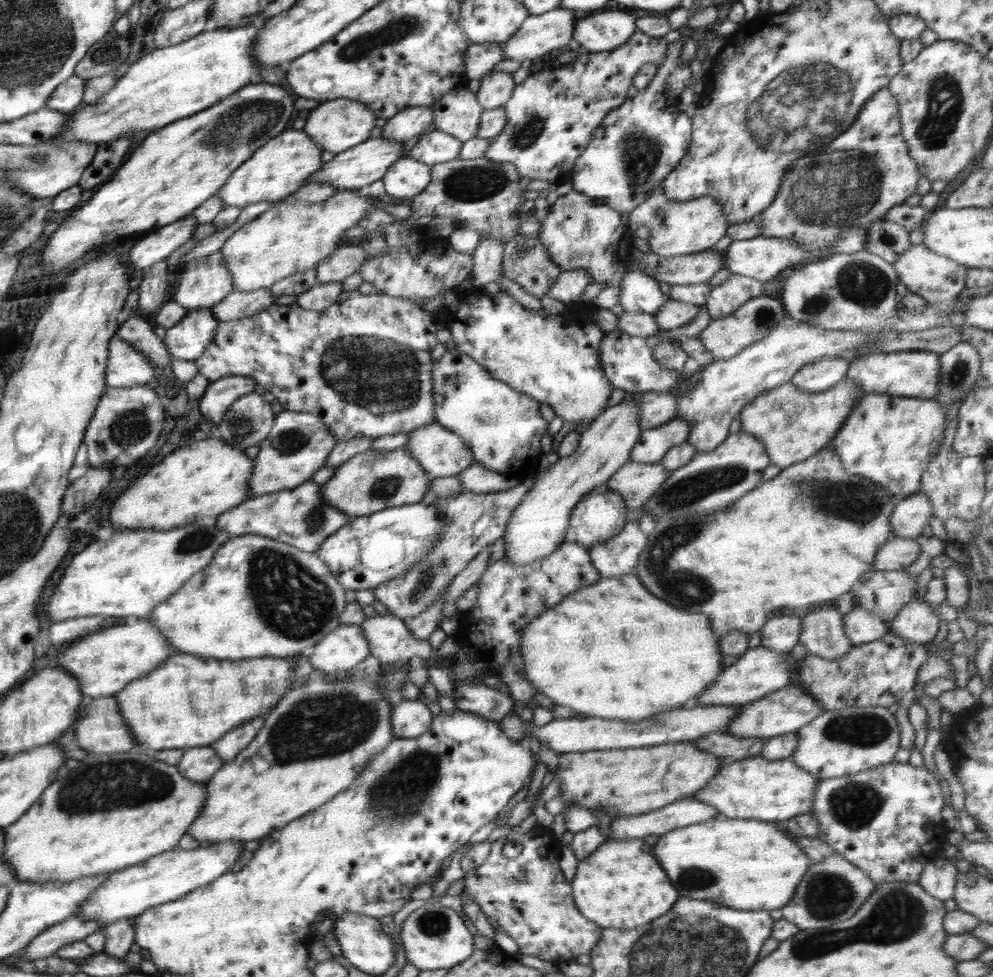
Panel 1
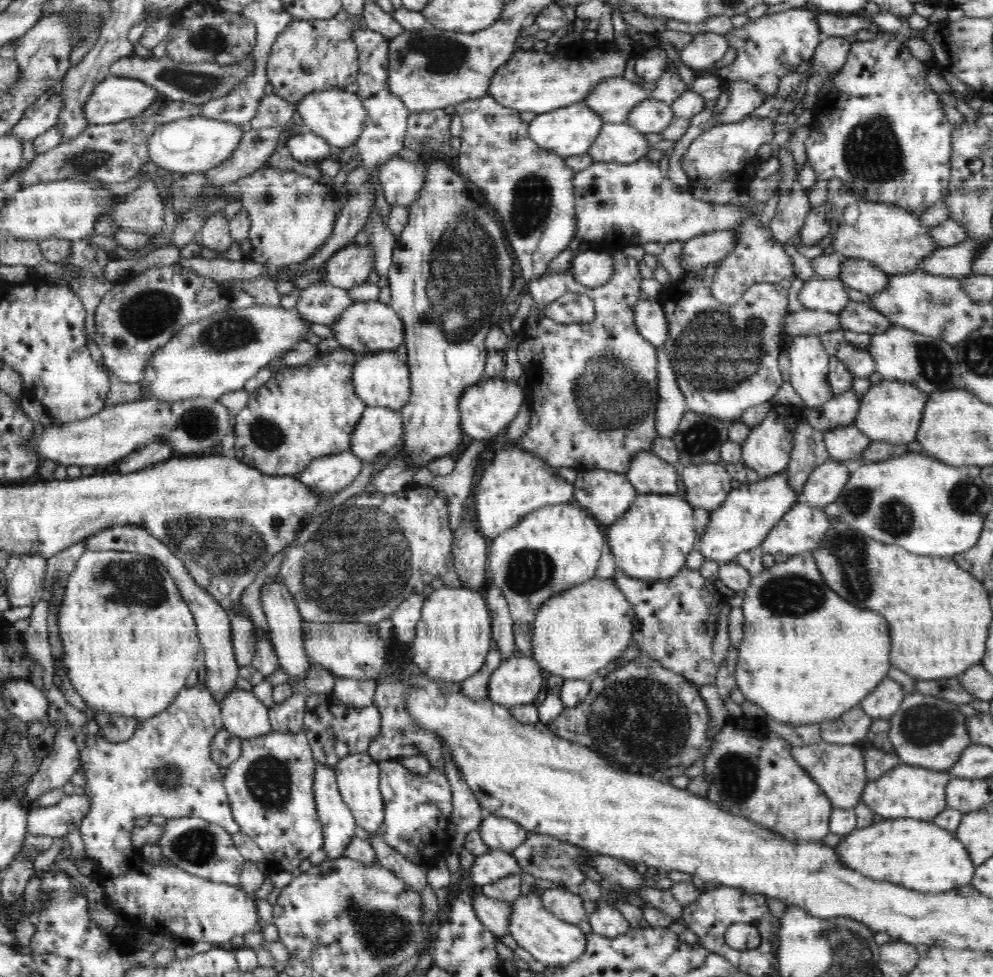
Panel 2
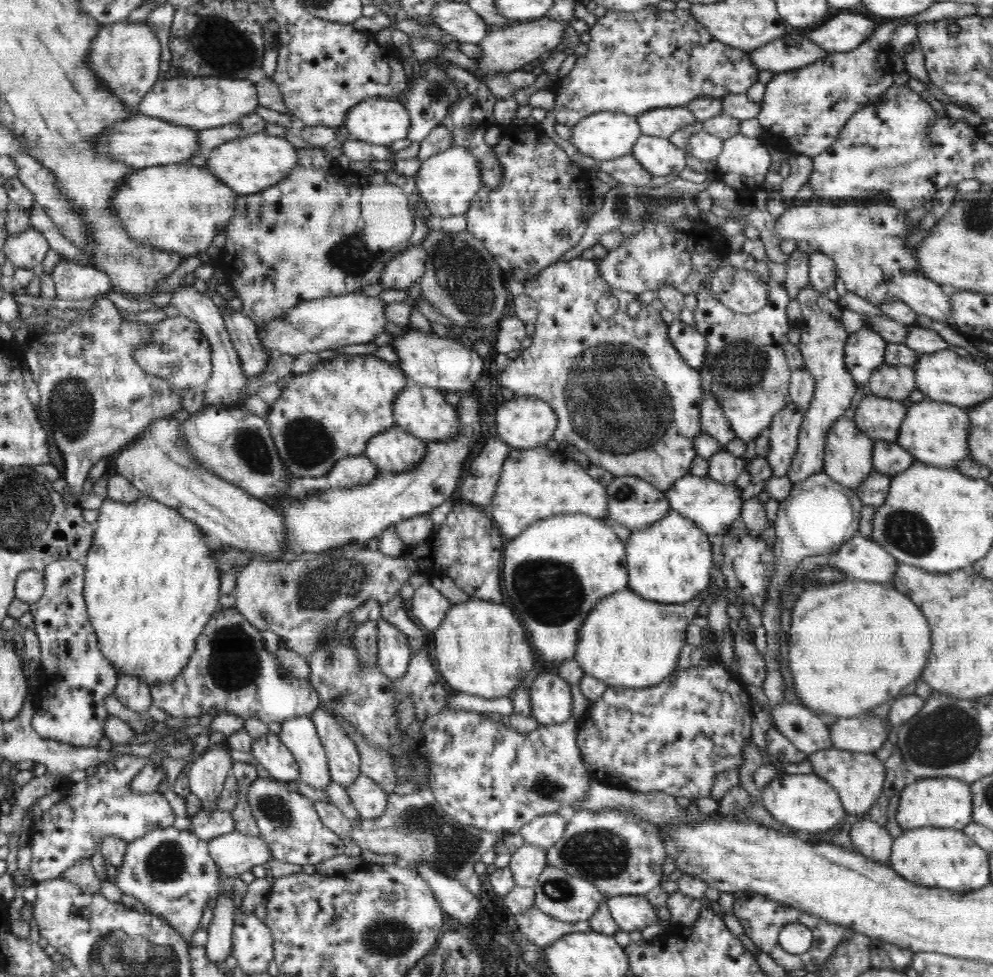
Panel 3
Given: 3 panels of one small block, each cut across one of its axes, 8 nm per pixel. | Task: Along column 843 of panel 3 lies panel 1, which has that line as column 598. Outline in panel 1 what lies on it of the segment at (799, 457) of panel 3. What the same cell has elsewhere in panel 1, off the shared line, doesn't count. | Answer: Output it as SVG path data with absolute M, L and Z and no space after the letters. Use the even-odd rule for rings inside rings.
M471 288L459 293L458 319L456 321L441 320L441 324L448 328L456 344L455 348L470 356L495 379L510 385L517 392L526 394L534 400L546 403L552 407L555 416L563 419L565 426L573 427L577 422L588 427L593 420L606 409L608 400L613 392L610 381L604 375L600 365L600 342L606 333L598 326L592 326L593 314L590 316L590 326L578 332L556 332L556 315L540 313L524 307L508 293L496 289L495 293L474 294Z

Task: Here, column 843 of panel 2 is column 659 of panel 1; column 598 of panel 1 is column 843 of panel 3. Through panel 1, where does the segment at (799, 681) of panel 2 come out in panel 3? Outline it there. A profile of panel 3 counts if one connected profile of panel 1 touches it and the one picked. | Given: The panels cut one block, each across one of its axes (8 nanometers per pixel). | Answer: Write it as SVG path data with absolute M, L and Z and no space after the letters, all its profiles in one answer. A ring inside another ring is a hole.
M846 578L840 582L828 584L806 583L798 595L793 609L791 610L790 628L788 628L788 669L792 673L794 692L798 700L809 709L818 710L826 714L834 714L834 717L850 717L861 713L869 712L873 706L878 706L883 702L891 702L898 697L898 692L908 684L921 679L922 670L926 668L930 649L932 646L931 630L927 618L906 594L896 590L888 583L866 582L858 579Z

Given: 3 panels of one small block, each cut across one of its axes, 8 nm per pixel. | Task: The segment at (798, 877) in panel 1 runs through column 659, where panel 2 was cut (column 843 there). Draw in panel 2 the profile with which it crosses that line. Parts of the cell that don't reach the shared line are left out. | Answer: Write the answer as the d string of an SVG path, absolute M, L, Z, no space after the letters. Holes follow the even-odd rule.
M886 819L886 822L856 828L844 835L836 851L840 862L848 864L852 870L918 892L949 892L971 885L977 867L972 863L966 845L955 833L940 828L931 820Z

